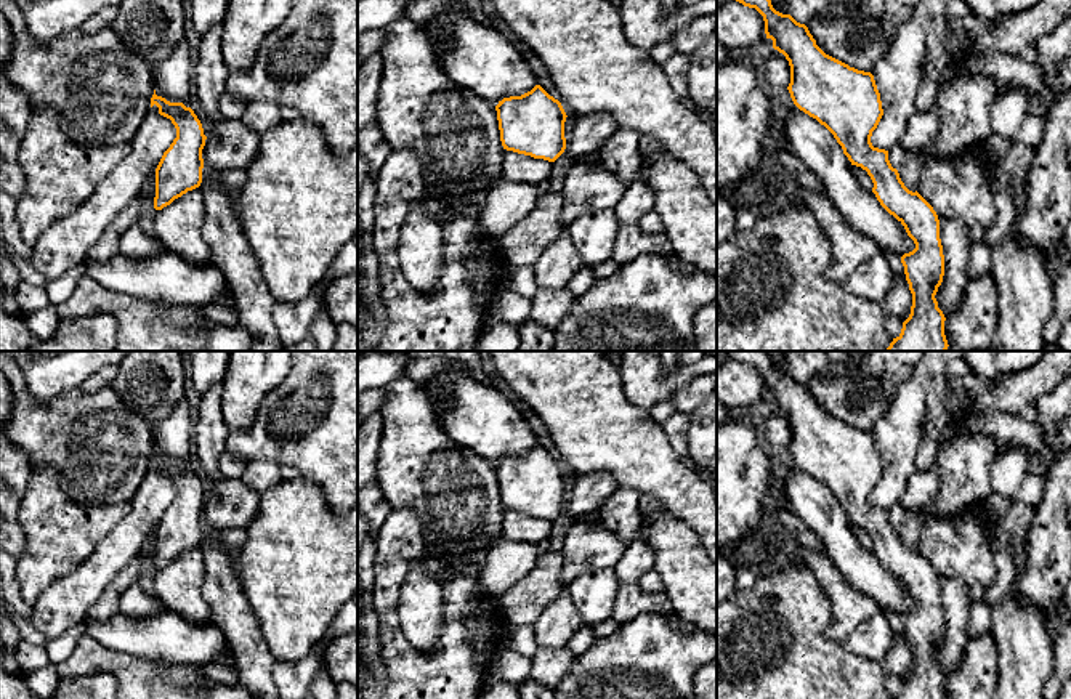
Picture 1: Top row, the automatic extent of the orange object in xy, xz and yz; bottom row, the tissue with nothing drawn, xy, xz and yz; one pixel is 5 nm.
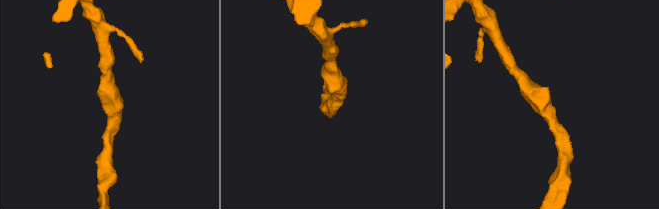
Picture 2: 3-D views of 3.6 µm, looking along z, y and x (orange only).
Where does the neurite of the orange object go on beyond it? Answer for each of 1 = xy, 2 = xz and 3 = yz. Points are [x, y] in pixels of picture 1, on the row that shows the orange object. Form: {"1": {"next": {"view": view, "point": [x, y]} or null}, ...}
{"1": {"next": null}, "2": {"next": null}, "3": {"next": null}}

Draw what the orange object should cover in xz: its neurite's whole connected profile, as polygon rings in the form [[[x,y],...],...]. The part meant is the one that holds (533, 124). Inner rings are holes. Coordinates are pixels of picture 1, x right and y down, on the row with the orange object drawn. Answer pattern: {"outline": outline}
{"outline": [[[540,85],[495,106],[503,149],[555,162],[566,149],[566,112]]]}

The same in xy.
{"outline": [[[162,96],[151,98],[151,107],[159,107],[159,114],[170,119],[176,128],[176,138],[164,152],[156,168],[154,208],[162,210],[175,199],[192,191],[202,183],[202,149],[207,136],[197,115],[183,103],[170,103]]]}

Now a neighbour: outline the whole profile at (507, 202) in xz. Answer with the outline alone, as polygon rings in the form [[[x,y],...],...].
[[[500,180],[487,194],[481,223],[489,237],[500,237],[537,202],[537,186]]]

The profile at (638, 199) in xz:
[[[637,180],[627,186],[612,210],[620,226],[638,224],[646,213],[654,210],[654,191],[643,180]]]

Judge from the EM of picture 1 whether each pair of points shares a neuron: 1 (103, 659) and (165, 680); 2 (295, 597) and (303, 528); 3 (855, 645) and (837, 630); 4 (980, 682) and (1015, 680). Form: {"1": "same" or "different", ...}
{"1": "same", "2": "same", "3": "different", "4": "different"}

